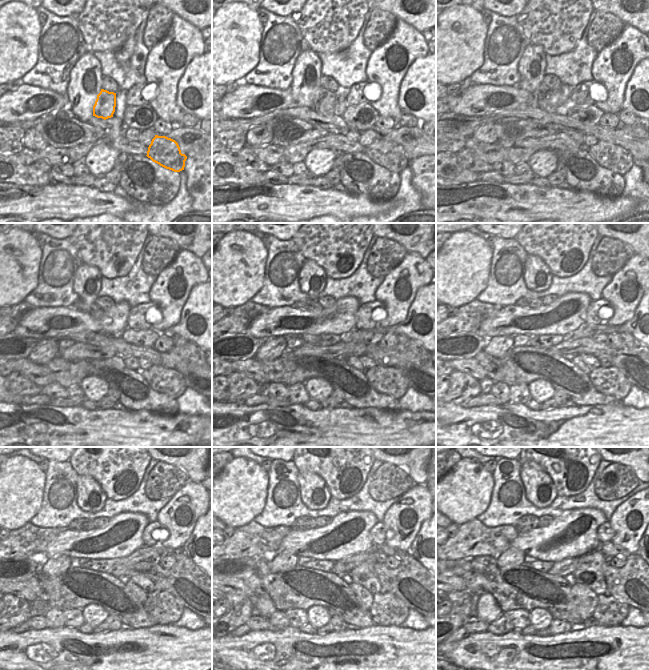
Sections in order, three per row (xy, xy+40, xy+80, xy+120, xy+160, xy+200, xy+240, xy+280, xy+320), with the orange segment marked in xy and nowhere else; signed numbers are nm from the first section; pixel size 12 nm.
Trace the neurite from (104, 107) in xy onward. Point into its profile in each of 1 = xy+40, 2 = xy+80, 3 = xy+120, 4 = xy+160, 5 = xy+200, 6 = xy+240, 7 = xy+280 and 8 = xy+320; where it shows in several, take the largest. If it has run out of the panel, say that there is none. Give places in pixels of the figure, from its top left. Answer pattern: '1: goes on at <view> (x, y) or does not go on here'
1: goes on at xy+40 (327, 101)
2: goes on at xy+80 (547, 99)
3: goes on at xy+120 (93, 309)
4: goes on at xy+160 (312, 305)
5: goes on at xy+200 (526, 302)
6: goes on at xy+240 (80, 524)
7: goes on at xy+280 (305, 522)
8: goes on at xy+320 (526, 523)

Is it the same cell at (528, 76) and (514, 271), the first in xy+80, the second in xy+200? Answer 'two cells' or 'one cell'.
two cells

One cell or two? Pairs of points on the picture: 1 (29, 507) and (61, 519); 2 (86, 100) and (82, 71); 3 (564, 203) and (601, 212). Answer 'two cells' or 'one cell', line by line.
1: two cells
2: one cell
3: one cell

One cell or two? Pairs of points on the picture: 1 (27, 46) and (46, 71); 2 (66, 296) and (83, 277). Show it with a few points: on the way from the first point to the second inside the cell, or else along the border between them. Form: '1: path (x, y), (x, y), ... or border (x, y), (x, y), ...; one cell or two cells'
1: border (40, 36), (37, 47), (37, 62), (22, 77); two cells
2: border (78, 266), (73, 281), (78, 299), (73, 304); two cells

